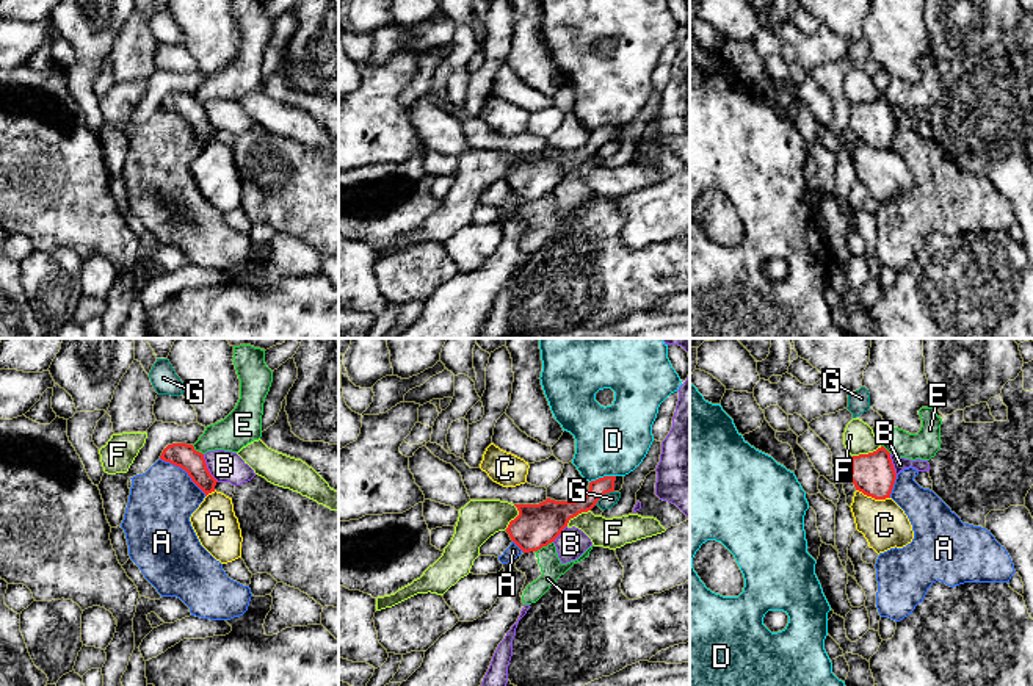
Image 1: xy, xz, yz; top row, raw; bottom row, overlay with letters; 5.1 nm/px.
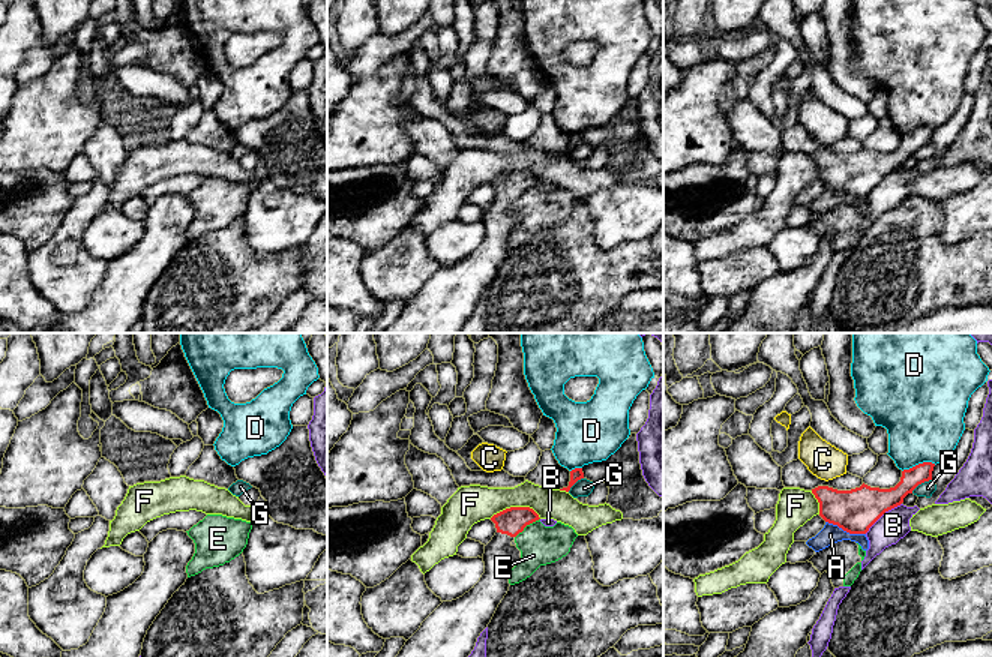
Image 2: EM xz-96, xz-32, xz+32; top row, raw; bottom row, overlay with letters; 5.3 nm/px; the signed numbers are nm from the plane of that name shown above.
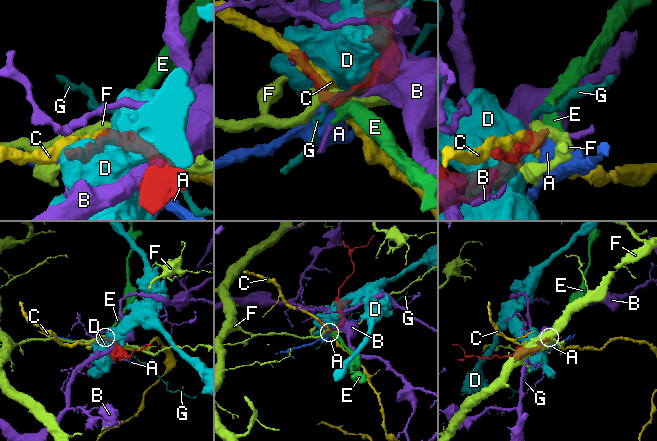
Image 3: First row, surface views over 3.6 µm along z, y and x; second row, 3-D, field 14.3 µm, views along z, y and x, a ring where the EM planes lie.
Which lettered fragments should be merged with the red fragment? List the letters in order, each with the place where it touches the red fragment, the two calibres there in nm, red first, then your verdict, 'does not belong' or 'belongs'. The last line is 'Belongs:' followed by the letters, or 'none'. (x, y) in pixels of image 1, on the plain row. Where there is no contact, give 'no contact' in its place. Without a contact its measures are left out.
A: meets red in xy at (185, 119); 130 nm thick on the red side, 340 nm on the other; does not belong
B: meets red in xy at (207, 118); 130 nm thick on the red side, 160 nm on the other; does not belong
C: meets red in yz at (873, 146); 220 nm thick on the red side, 240 nm on the other; does not belong
D: meets red in xz at (602, 127); 100 nm thick on the red side, 360 nm on the other; does not belong
E: meets red in xz at (543, 194); 220 nm thick on the red side, 110 nm on the other; does not belong
F: meets red in yz at (869, 102); 220 nm thick on the red side, 160 nm on the other; does not belong
G: meets red in xz at (604, 143); 120 nm thick on the red side, 80 nm on the other; does not belong
Belongs: none

